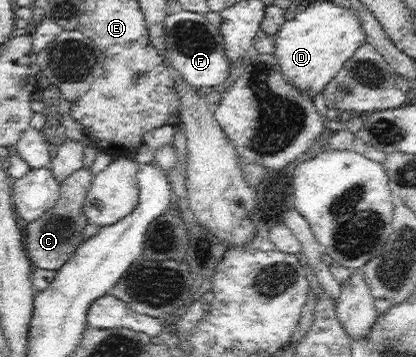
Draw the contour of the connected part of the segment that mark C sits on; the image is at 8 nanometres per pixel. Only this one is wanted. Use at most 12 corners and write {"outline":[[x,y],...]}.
{"outline":[[80,168],[55,205],[27,224],[31,263],[58,270],[84,242],[95,176]]}

